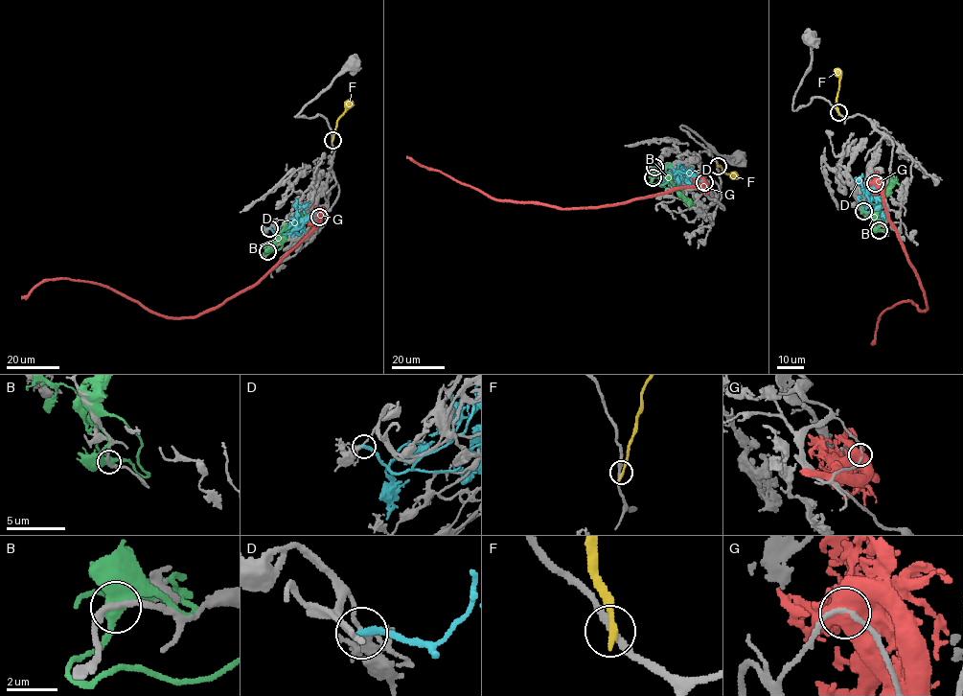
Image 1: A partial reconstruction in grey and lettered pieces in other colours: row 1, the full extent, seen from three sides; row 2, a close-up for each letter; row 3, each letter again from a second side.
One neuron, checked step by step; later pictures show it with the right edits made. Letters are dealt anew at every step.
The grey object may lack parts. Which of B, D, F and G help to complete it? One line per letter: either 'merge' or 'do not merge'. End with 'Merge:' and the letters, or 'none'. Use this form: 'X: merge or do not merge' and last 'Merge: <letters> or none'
B: do not merge
D: do not merge
F: do not merge
G: do not merge
Merge: none

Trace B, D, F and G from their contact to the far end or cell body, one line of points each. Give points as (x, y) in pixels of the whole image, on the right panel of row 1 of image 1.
B: (879, 230), (876, 215), (896, 176)
D: (862, 211), (870, 213), (868, 204), (874, 194), (884, 202), (874, 210)
F: (838, 112), (839, 74), (836, 68)
G: (875, 183), (882, 194), (887, 218), (921, 285), (927, 309), (918, 310), (907, 301), (882, 313), (873, 345)

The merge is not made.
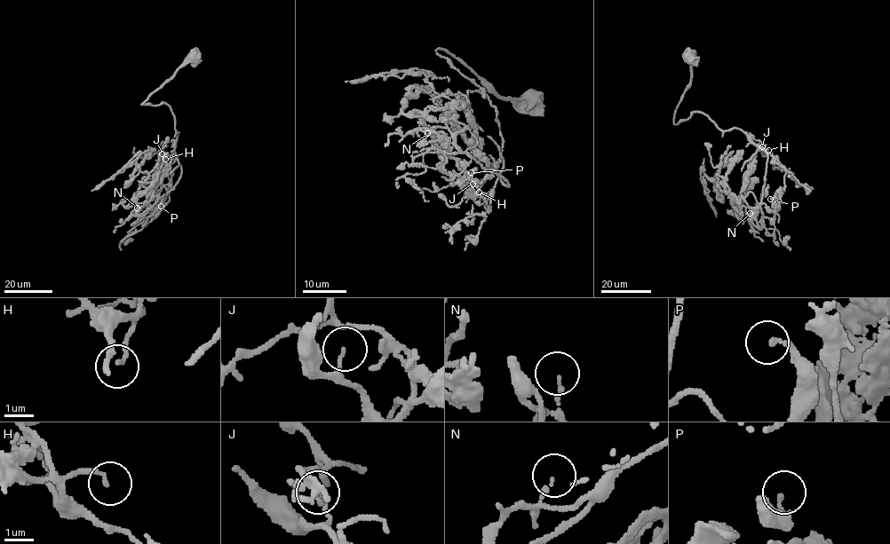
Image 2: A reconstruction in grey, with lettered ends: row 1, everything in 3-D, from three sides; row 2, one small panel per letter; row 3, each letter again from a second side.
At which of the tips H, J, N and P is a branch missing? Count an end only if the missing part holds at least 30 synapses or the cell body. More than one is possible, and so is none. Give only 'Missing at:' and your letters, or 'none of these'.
Missing at: none of these

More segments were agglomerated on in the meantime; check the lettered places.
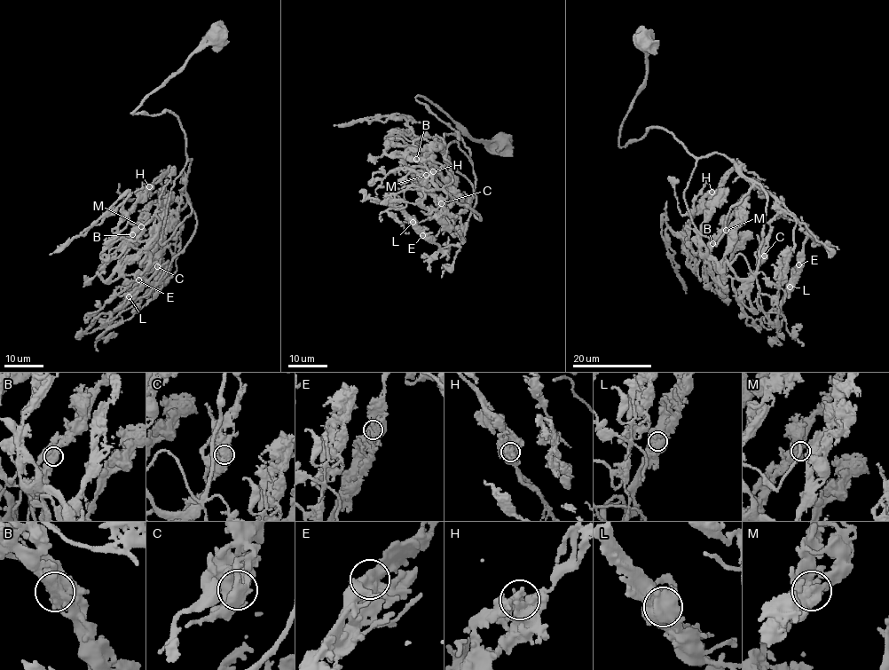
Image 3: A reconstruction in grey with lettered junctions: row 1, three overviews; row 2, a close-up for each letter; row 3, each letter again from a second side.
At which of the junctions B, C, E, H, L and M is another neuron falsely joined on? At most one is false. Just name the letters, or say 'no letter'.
no letter

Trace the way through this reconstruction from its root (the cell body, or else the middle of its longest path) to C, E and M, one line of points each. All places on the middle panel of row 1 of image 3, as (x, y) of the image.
C: (502, 140), (472, 138), (431, 102), (415, 98), (462, 139), (473, 163), (475, 190), (465, 230), (441, 203)
E: (502, 140), (472, 138), (431, 102), (415, 98), (462, 139), (475, 178), (461, 242), (441, 250), (422, 235)
M: (502, 140), (472, 138), (418, 96), (470, 152), (472, 212), (458, 228), (463, 200), (415, 146), (426, 175)

